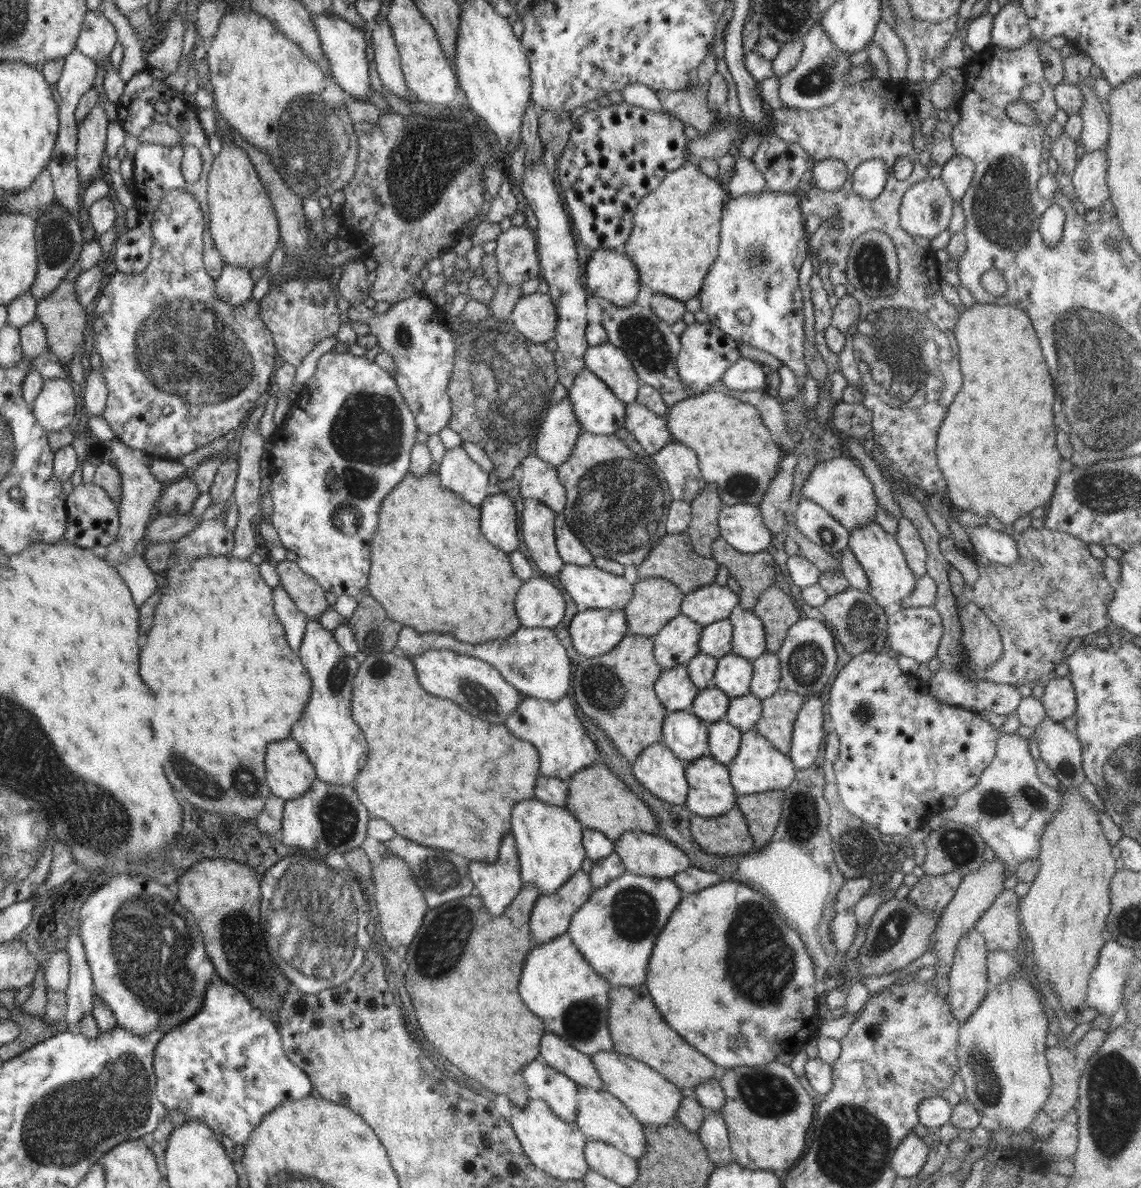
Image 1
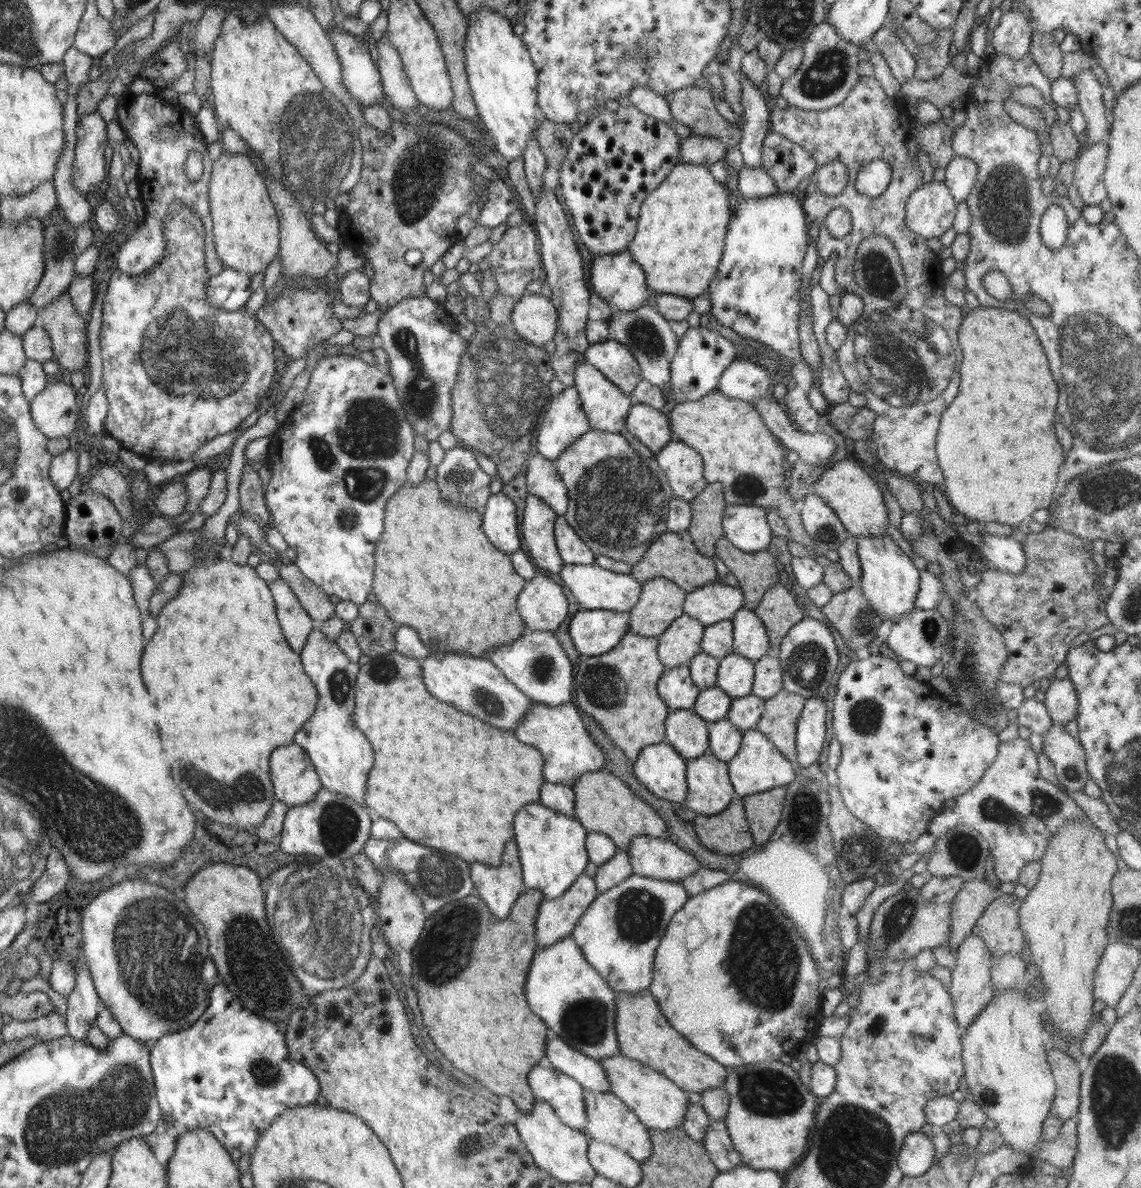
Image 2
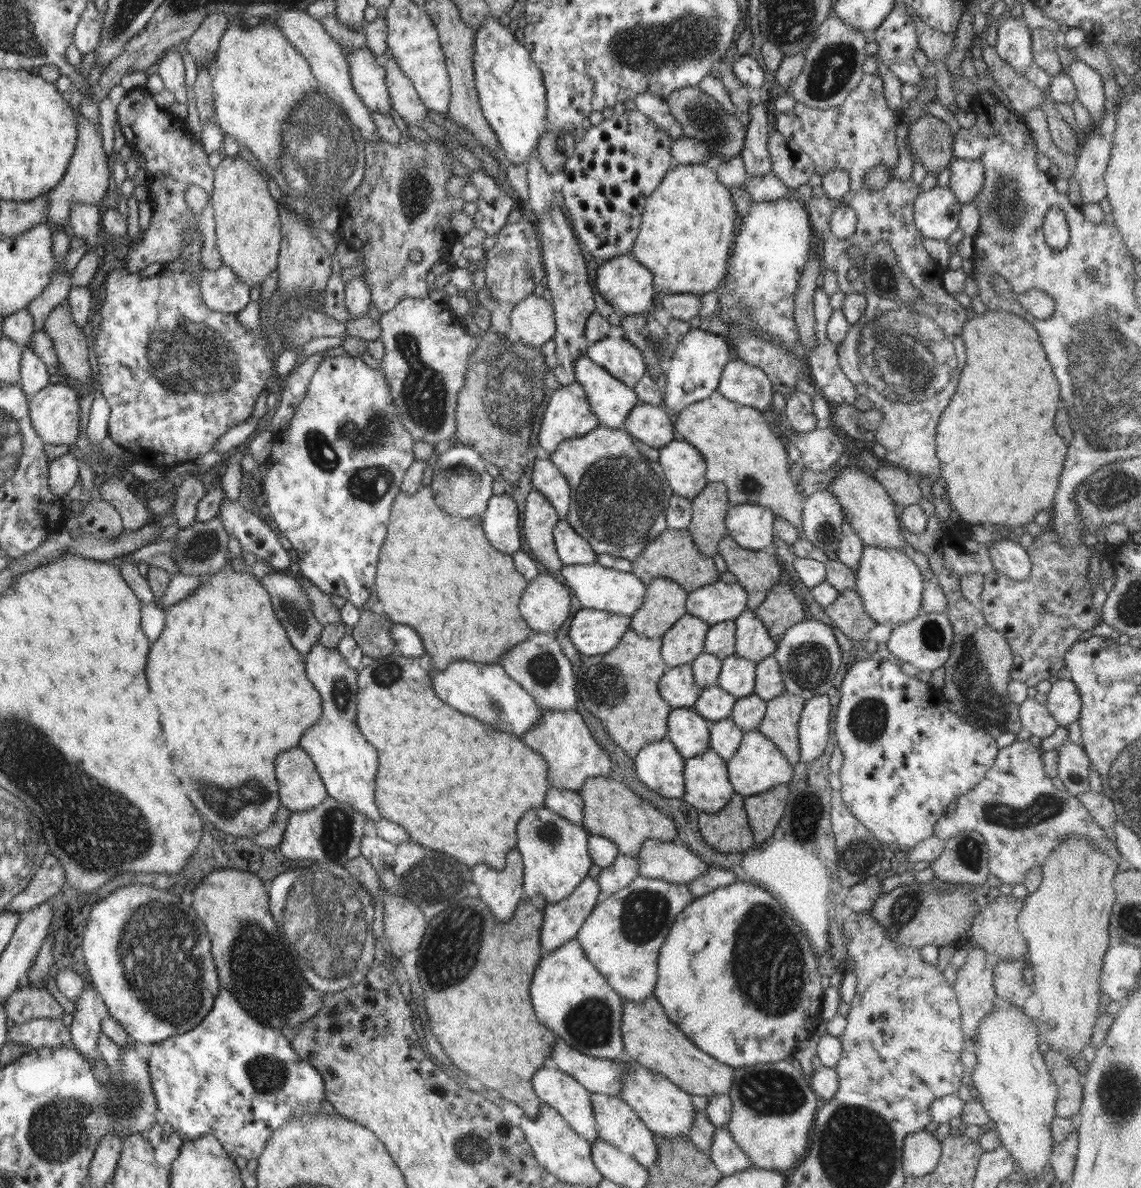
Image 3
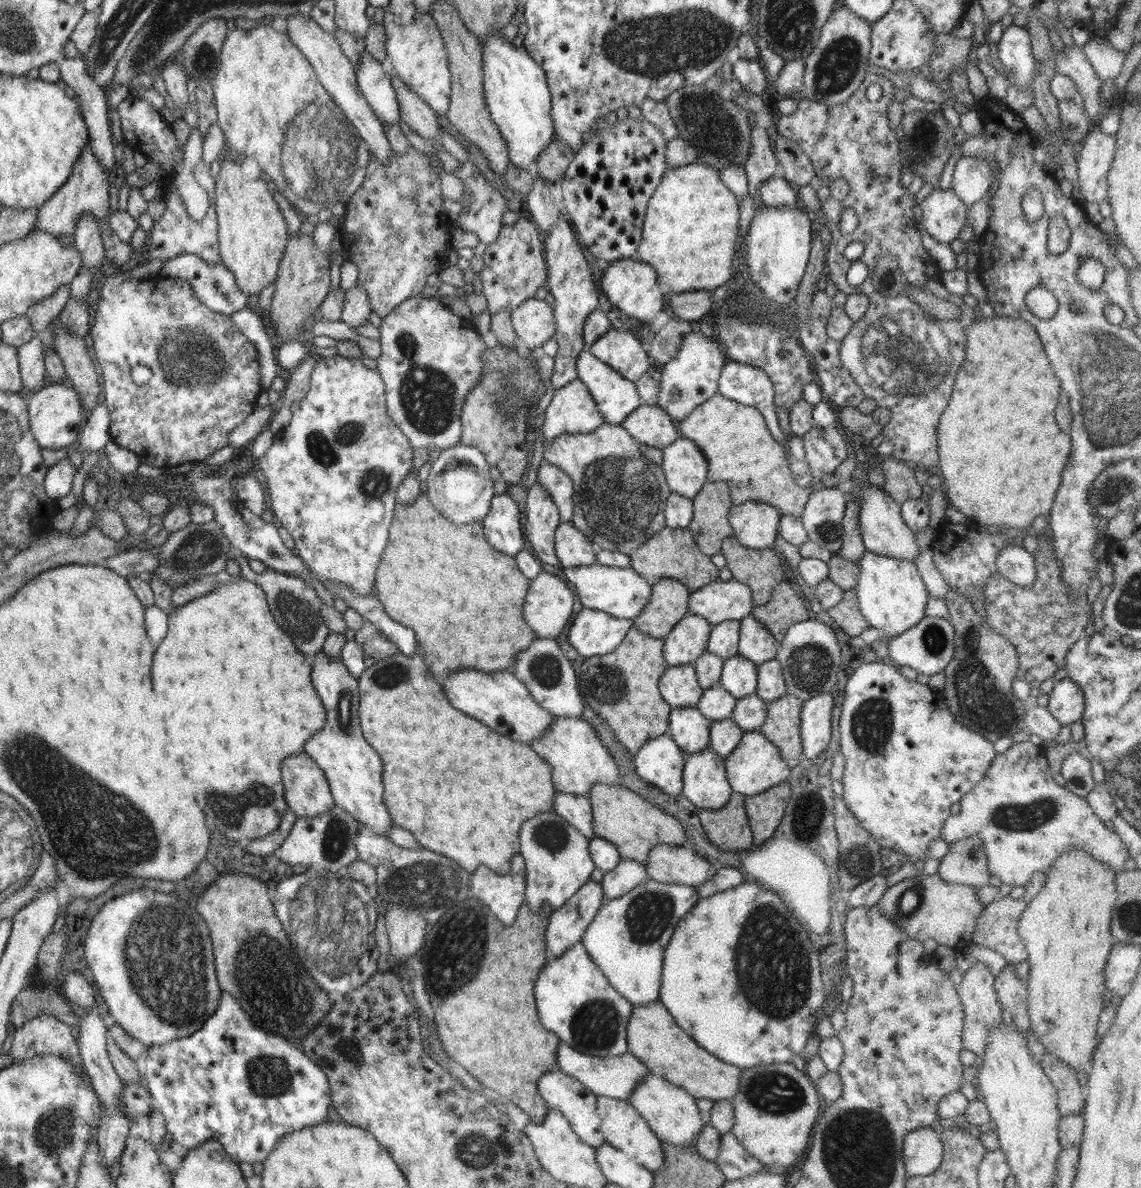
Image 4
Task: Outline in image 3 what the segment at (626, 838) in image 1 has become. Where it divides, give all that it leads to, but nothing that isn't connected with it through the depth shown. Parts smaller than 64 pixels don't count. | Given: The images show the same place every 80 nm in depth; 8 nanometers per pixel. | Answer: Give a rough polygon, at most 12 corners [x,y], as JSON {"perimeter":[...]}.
{"perimeter":[[645,840],[640,877],[690,884],[709,869],[688,847]]}

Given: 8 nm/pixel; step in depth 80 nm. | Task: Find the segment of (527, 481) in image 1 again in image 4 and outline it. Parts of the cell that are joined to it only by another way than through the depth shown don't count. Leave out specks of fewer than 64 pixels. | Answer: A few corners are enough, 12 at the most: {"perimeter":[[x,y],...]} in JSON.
{"perimeter":[[542,461],[537,483],[552,497],[561,522],[570,523],[572,479]]}

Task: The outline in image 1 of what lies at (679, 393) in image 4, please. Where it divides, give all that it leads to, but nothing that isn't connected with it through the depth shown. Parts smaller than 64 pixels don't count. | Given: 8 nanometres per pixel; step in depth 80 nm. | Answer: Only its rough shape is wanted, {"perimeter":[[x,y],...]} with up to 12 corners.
{"perimeter":[[710,323],[679,337],[677,374],[694,396],[741,357]]}

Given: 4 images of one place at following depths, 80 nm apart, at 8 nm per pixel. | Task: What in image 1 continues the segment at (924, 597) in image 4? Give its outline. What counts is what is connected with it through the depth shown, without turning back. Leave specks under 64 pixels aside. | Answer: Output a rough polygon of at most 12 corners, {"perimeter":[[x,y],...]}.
{"perimeter":[[875,521],[850,532],[869,594],[902,609],[918,578],[895,536]]}

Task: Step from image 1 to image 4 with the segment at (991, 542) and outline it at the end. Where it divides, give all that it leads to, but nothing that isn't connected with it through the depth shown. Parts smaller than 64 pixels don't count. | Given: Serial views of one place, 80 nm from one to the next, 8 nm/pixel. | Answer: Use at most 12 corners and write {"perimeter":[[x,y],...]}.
{"perimeter":[[1024,547],[999,552],[998,572],[1018,586],[1035,581],[1035,560]]}

